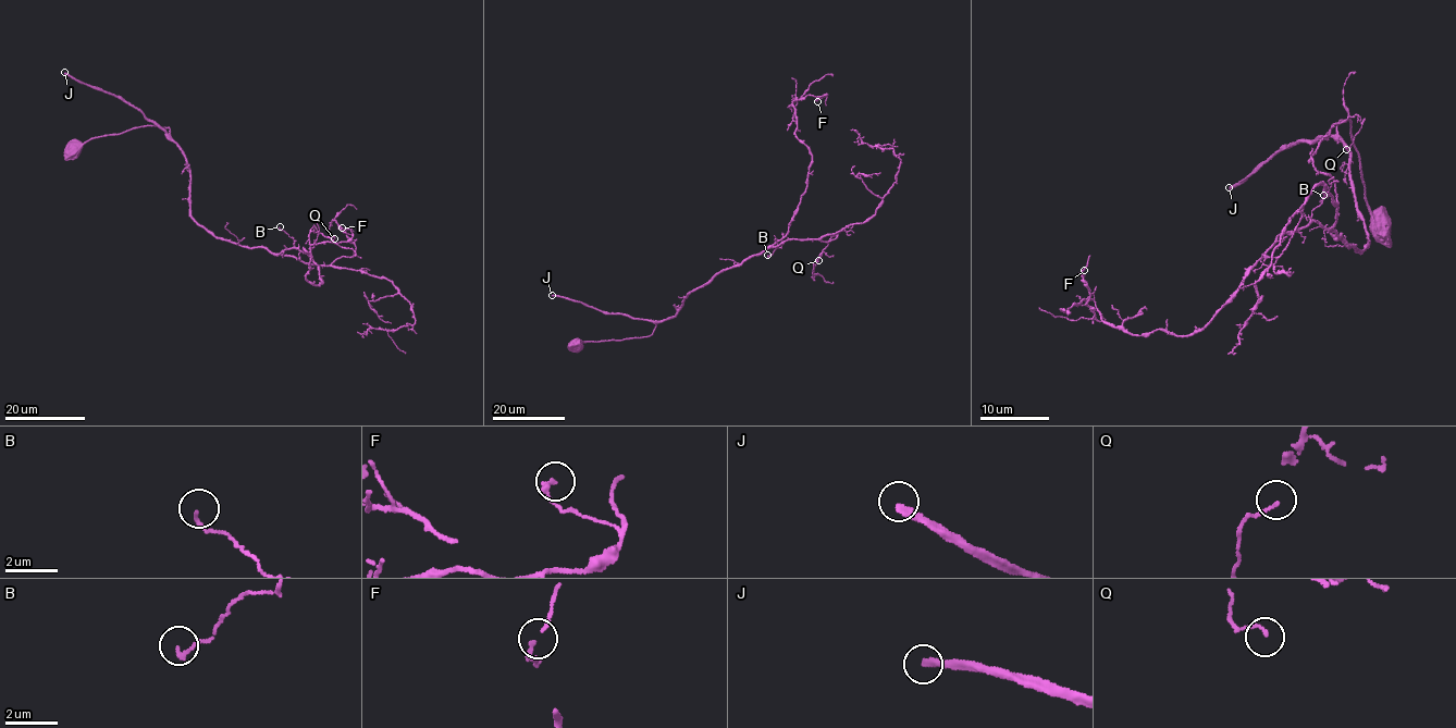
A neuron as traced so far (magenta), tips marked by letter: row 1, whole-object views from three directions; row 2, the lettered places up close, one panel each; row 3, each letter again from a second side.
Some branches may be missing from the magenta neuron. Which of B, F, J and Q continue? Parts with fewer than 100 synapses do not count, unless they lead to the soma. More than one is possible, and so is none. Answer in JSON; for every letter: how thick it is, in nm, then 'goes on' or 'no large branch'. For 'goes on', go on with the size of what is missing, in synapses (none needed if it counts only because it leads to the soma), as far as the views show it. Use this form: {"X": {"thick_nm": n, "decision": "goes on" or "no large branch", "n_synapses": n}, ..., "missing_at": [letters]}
{"B": {"thick_nm": 150, "decision": "no large branch"}, "F": {"thick_nm": 160, "decision": "no large branch"}, "J": {"thick_nm": 240, "decision": "goes on", "n_synapses": 300}, "Q": {"thick_nm": 130, "decision": "no large branch"}, "missing_at": ["J"]}

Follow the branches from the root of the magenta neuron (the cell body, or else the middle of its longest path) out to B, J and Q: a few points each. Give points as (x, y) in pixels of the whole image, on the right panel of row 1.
B: (1382, 224), (1366, 196), (1350, 119), (1336, 138), (1348, 151), (1369, 247), (1311, 218), (1323, 195)
J: (1382, 224), (1366, 196), (1350, 119), (1340, 122), (1333, 137), (1283, 148), (1243, 183), (1229, 187)
Q: (1382, 224), (1350, 119), (1336, 138), (1369, 247), (1329, 229), (1335, 184), (1311, 157), (1356, 115), (1346, 149)

